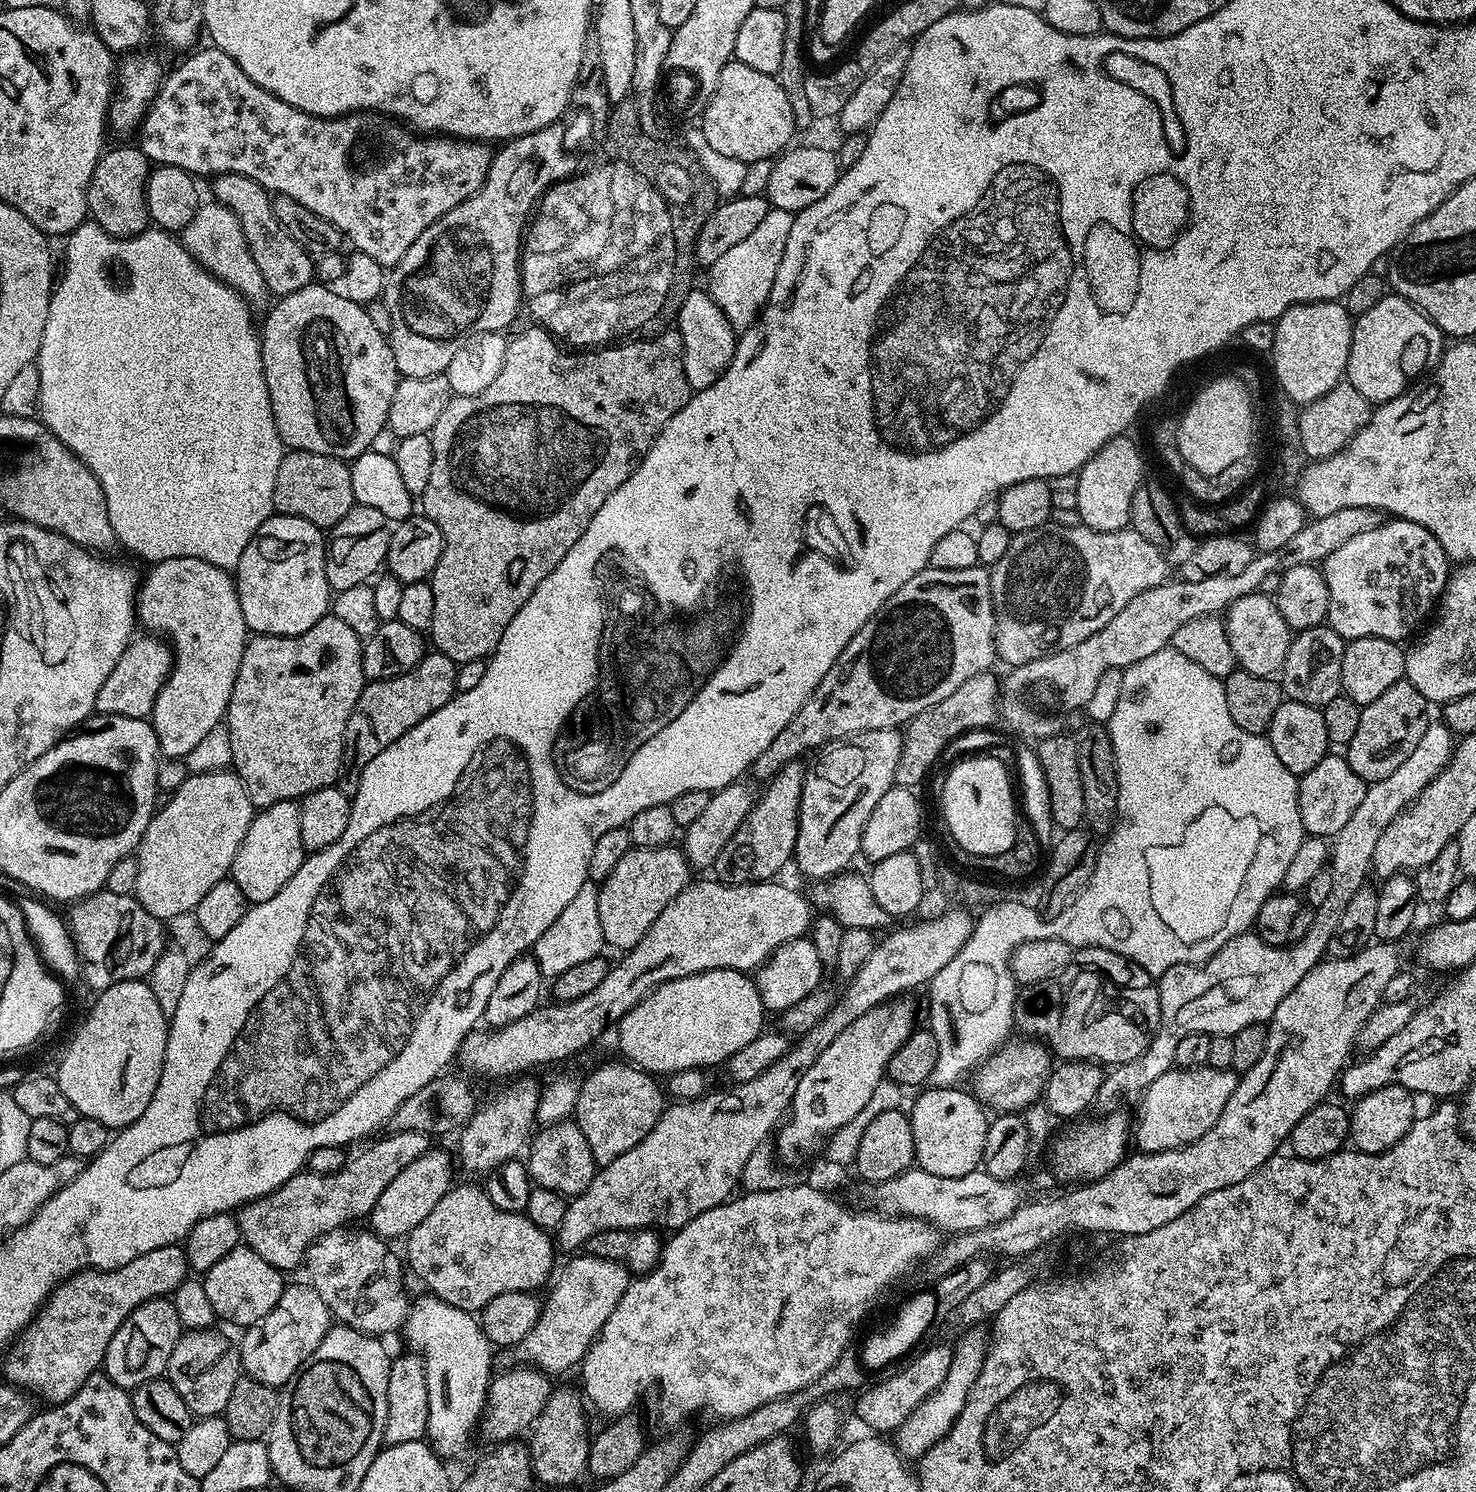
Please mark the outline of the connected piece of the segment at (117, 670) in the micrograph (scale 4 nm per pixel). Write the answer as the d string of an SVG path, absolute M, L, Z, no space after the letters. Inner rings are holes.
M144 634L141 637L141 640L140 637L133 639L122 658L118 658L118 666L110 670L110 678L102 682L95 706L95 711L101 712L101 717L125 716L139 720L151 717L154 702L172 674L172 649L155 635Z

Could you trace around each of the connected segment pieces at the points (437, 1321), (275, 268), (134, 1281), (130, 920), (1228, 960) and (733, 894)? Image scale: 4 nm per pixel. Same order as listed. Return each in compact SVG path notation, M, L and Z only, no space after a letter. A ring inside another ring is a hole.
M423 1295L415 1297L402 1335L412 1347L409 1349L424 1360L428 1391L427 1439L440 1457L460 1456L468 1448L468 1439L477 1431L488 1400L488 1386L494 1375L494 1349L473 1313L450 1306L437 1296Z
M217 176L211 181L215 203L225 204L238 218L242 226L242 234L246 234L246 242L250 246L250 254L254 254L254 262L262 273L269 293L279 298L286 294L294 294L294 290L302 290L314 280L313 257L274 218L272 209L273 197L254 178L245 176Z
M171 1244L158 1246L158 1250L150 1250L150 1254L142 1254L134 1258L134 1262L126 1262L126 1266L121 1268L109 1272L85 1270L63 1280L57 1288L53 1288L40 1313L28 1323L27 1328L9 1347L3 1357L3 1379L21 1390L37 1392L42 1399L48 1400L44 1402L49 1405L65 1404L86 1382L86 1378L90 1378L90 1374L94 1374L103 1365L110 1338L114 1338L118 1326L126 1322L129 1314L138 1306L142 1306L142 1302L171 1297L175 1289L189 1279L189 1276L188 1255L180 1244Z
M107 890L95 892L71 905L66 913L66 923L71 931L77 954L80 956L82 980L95 990L103 990L118 982L127 980L144 980L154 970L155 963L166 949L166 928L159 920L155 920L139 902L135 895L123 896Z
M1443 722L1429 723L1426 734L1422 734L1418 746L1414 746L1414 751L1410 753L1410 758L1406 758L1406 762L1402 762L1402 766L1398 766L1398 770L1394 770L1394 774L1390 774L1390 778L1382 778L1365 787L1364 797L1358 810L1354 810L1350 822L1346 822L1346 826L1342 826L1342 830L1338 830L1338 834L1331 841L1330 867L1327 869L1330 874L1330 895L1322 902L1320 908L1315 909L1313 925L1310 926L1310 930L1306 930L1306 934L1301 940L1279 948L1262 942L1262 938L1258 938L1255 934L1236 936L1230 942L1226 942L1222 946L1222 950L1218 950L1204 963L1179 964L1166 970L1158 977L1160 1025L1156 1036L1141 1056L1125 1064L1115 1065L1105 1075L1102 1086L1096 1095L1096 1104L1099 1107L1104 1107L1104 1110L1119 1109L1121 1107L1120 1099L1123 1096L1128 1096L1131 1092L1143 1093L1144 1089L1150 1087L1154 1082L1154 1078L1162 1078L1162 1074L1171 1072L1176 1062L1174 1050L1178 1050L1178 1042L1182 1038L1186 1038L1186 1034L1206 1032L1211 1037L1232 1037L1235 1032L1242 1030L1242 1026L1267 1025L1274 1010L1278 1010L1278 1002L1282 1002L1282 998L1286 998L1286 994L1290 994L1290 990L1294 990L1294 986L1298 986L1298 982L1302 982L1302 978L1306 978L1306 974L1310 974L1310 970L1315 964L1319 964L1321 960L1325 959L1327 952L1324 951L1327 950L1328 943L1337 939L1339 923L1342 922L1346 906L1354 898L1356 891L1365 887L1367 880L1364 879L1372 872L1374 846L1378 842L1378 838L1382 838L1382 830L1386 830L1386 826L1390 826L1390 822L1394 822L1397 814L1403 812L1408 805L1413 804L1418 798L1418 794L1422 794L1422 790L1426 790L1428 783L1450 762L1453 751L1454 733L1452 729Z
M715 878L709 880L700 880L689 883L688 887L683 888L674 900L654 919L653 925L646 931L644 937L633 948L625 951L621 964L613 963L608 969L606 978L602 978L602 982L598 982L598 986L594 986L594 990L590 990L590 994L582 994L582 998L574 998L570 1002L561 1004L559 1002L548 1002L543 1006L537 1006L533 1012L526 1014L526 1018L518 1018L518 1022L512 1022L510 1026L498 1028L495 1030L473 1030L469 1032L467 1038L462 1042L458 1053L458 1064L465 1068L465 1073L473 1072L476 1076L510 1076L509 1078L519 1077L527 1068L536 1068L539 1064L556 1064L559 1060L568 1060L571 1056L579 1054L583 1048L588 1048L604 1031L607 1030L608 1024L612 1026L619 1025L620 1019L629 1012L638 1002L642 1002L644 996L648 996L660 984L670 982L674 978L686 978L690 974L698 974L706 970L718 970L719 968L729 968L730 970L738 970L739 972L751 973L753 970L759 969L765 960L769 960L772 955L778 951L784 944L789 944L792 940L801 939L809 931L810 925L814 919L814 908L810 903L809 897L804 896L800 892L795 892L792 888L787 888L784 884L776 884L780 882L761 882L758 884L722 884Z

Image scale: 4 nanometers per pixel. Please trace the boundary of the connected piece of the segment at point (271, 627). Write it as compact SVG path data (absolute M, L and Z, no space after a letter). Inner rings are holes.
M273 514L250 538L234 570L236 593L249 629L261 636L301 636L330 612L325 533L306 518Z

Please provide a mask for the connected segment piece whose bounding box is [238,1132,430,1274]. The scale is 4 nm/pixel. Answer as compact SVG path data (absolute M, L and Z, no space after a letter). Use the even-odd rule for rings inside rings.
M393 1132L380 1138L353 1160L351 1157L344 1168L334 1174L323 1176L302 1170L278 1190L244 1205L238 1212L241 1241L282 1274L288 1274L291 1268L300 1268L309 1247L327 1232L351 1225L351 1220L360 1220L363 1216L365 1219L378 1198L382 1198L382 1190L430 1148L429 1137L421 1132Z

